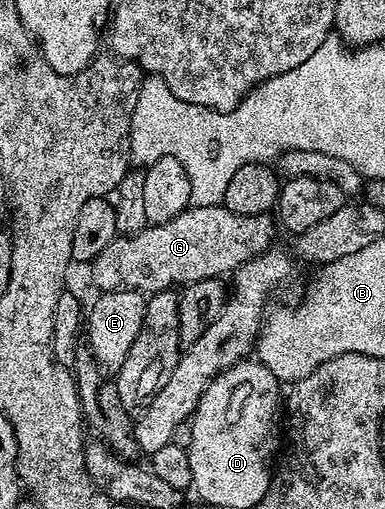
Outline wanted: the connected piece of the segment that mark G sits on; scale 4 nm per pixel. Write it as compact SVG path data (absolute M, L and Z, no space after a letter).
M225 204L221 206L195 206L191 205L180 216L173 218L168 224L160 226L147 225L146 229L138 231L135 234L119 236L112 240L112 244L108 244L108 248L104 248L104 252L100 252L100 256L96 256L93 262L89 263L90 278L99 287L99 291L111 294L112 292L120 292L121 290L140 290L143 294L149 296L158 294L162 290L174 290L175 288L185 288L191 286L194 282L200 280L208 280L209 278L225 279L227 276L233 275L234 271L239 270L244 264L248 264L250 260L264 253L265 250L271 249L275 245L274 242L274 226L276 230L276 222L270 214L237 214L229 210Z

